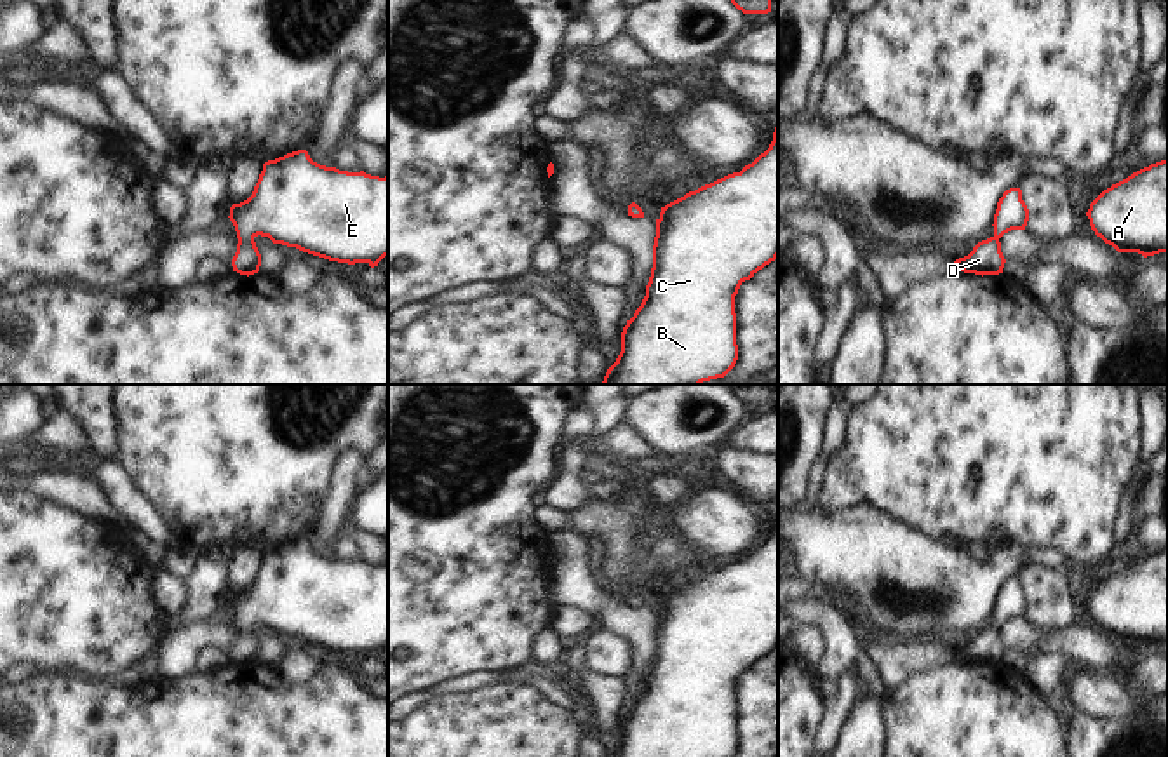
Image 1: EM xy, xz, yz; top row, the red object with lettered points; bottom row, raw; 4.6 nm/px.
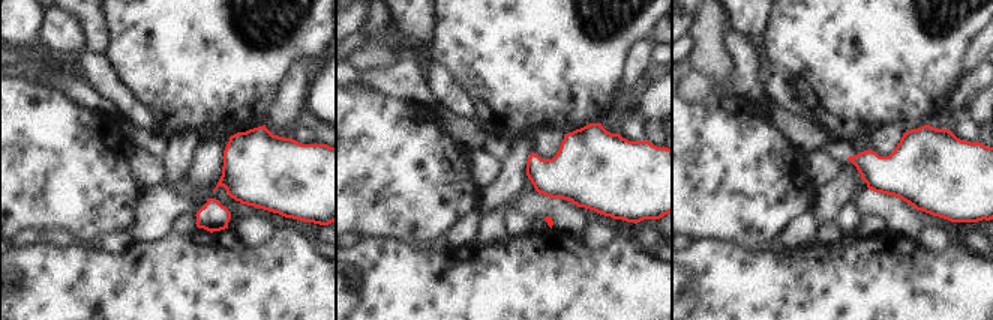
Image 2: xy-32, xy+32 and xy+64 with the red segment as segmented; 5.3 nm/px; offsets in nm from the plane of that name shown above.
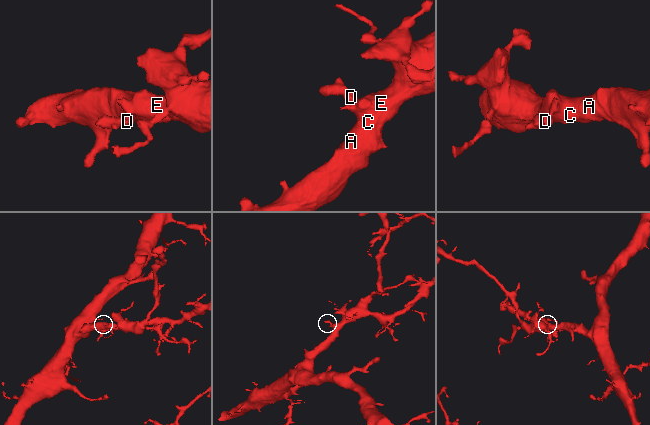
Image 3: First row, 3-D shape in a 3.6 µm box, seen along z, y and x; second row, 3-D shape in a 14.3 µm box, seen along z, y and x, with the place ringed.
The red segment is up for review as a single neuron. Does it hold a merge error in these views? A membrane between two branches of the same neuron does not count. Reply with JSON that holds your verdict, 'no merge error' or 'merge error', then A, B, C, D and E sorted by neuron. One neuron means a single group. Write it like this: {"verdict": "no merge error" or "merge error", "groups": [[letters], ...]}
{"verdict": "no merge error", "groups": [["A", "B", "C", "D", "E"]]}

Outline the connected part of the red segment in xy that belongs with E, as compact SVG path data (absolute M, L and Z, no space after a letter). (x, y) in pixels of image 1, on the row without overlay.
M298 539L265 552L252 585L233 593L228 607L238 628L232 656L240 665L259 661L258 625L374 658L388 646L388 567L326 557Z

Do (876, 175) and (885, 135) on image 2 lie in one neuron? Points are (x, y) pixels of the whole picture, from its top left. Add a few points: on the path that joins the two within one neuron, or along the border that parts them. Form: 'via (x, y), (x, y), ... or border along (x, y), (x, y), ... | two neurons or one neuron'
border along (905, 132), (888, 155), (878, 155), (869, 149) | two neurons

